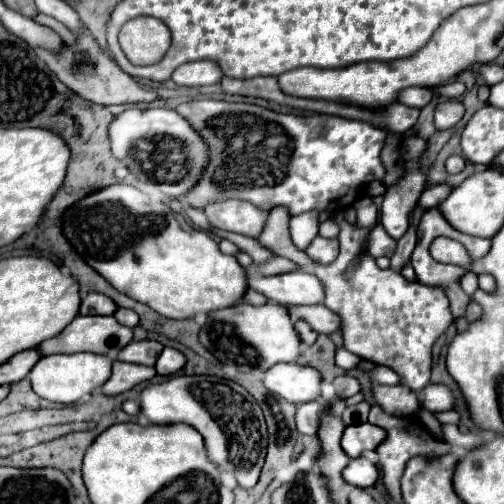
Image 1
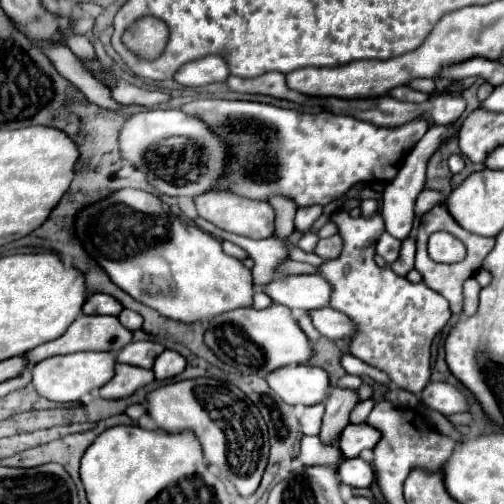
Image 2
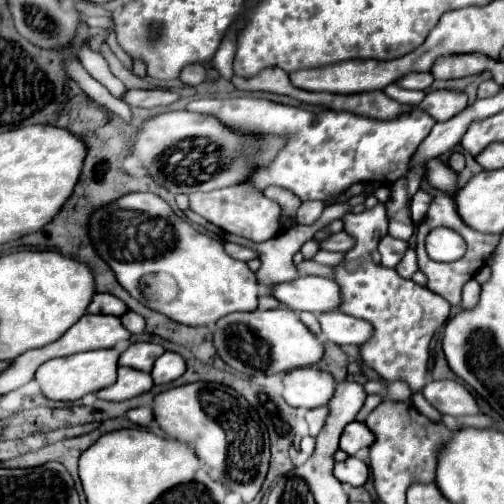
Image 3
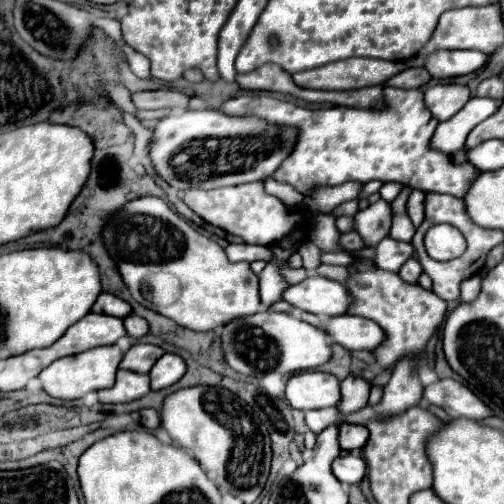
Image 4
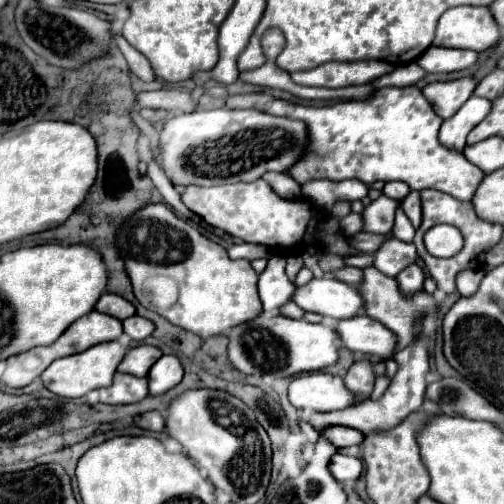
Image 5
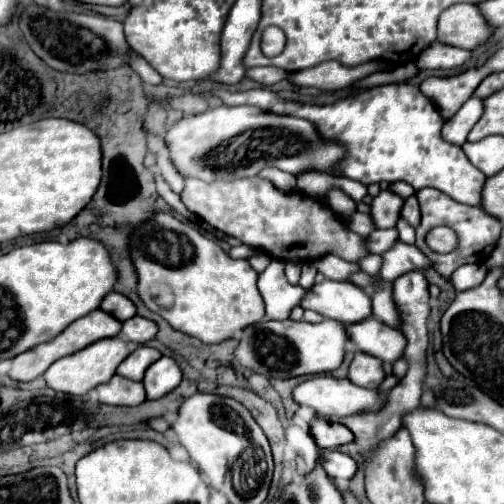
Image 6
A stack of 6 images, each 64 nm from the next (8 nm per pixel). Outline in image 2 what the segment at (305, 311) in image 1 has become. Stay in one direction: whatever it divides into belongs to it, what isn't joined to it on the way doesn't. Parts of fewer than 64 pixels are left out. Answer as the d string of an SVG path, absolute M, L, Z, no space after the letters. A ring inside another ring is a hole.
M320 308L312 312L312 322L316 330L326 336L328 340L352 340L352 332L356 332L356 326L344 316L342 312L336 312L334 308Z

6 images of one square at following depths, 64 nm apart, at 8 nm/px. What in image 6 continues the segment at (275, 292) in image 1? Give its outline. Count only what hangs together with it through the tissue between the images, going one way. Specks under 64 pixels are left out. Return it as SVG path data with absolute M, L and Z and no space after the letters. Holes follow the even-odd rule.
M324 280L308 290L302 308L310 308L320 312L324 318L350 324L372 316L372 298L352 282Z

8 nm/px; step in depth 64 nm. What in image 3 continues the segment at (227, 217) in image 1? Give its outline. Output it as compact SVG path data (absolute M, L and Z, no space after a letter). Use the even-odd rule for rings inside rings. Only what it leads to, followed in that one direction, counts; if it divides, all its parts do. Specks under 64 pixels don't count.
M238 184L216 192L194 192L190 196L190 210L204 216L218 228L250 242L266 242L284 232L284 226L280 224L280 206L276 206L274 200L268 200L258 188L252 188L252 184Z

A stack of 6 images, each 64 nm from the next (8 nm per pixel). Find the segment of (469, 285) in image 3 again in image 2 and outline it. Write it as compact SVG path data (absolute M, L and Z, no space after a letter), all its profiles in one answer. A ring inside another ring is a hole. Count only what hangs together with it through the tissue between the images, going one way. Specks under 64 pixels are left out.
M468 278L464 282L464 316L472 316L478 310L478 292L480 284L474 278Z

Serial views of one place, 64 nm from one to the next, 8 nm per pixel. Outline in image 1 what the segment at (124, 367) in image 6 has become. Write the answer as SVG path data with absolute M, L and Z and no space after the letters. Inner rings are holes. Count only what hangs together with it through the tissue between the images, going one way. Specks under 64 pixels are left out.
M142 340L142 342L130 342L124 350L120 350L118 360L130 362L130 364L144 364L154 366L164 346L158 340Z

